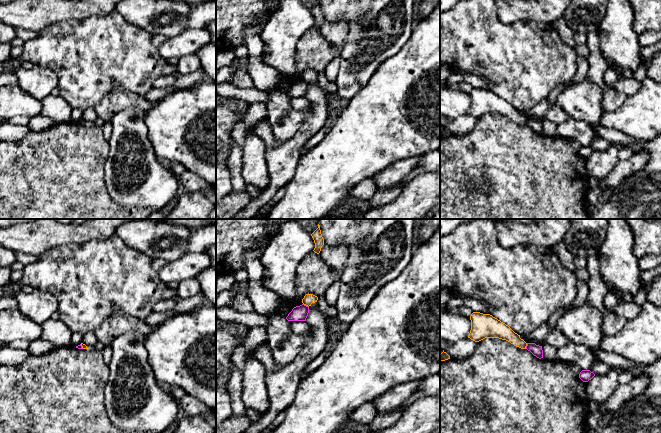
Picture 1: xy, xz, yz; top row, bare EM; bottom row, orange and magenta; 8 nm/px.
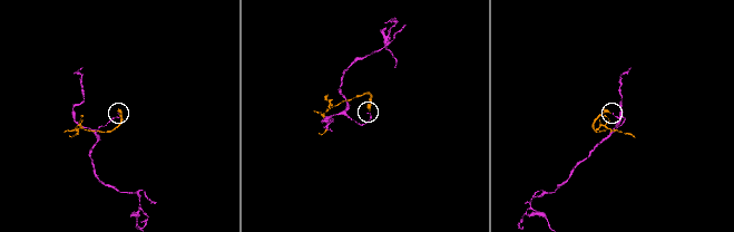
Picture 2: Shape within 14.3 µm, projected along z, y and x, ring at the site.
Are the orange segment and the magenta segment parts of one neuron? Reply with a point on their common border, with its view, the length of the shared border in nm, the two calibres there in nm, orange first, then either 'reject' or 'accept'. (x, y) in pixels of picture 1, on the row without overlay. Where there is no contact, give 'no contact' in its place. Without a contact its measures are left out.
meets orange in xz at (306, 81); contact 60 nm long; 90 nm thick on the orange side, 130 nm on the other; reject

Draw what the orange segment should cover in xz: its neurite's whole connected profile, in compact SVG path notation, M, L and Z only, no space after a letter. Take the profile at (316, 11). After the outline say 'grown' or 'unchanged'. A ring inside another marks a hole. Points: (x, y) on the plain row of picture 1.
M318 0L318 4L311 10L311 12L312 12L314 19L315 19L315 24L313 27L315 29L319 30L322 22L324 21L324 15L322 13L319 0Z | unchanged

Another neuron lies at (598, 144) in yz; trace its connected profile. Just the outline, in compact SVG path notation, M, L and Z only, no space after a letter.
M595 137L594 140L589 145L591 148L593 148L595 151L604 151L606 150L612 142L605 140L600 137Z

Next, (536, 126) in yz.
M527 119L526 125L537 134L543 134L542 122L536 121L535 119Z

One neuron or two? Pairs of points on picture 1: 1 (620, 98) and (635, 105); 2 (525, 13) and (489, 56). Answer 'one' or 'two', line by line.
1: two
2: two

